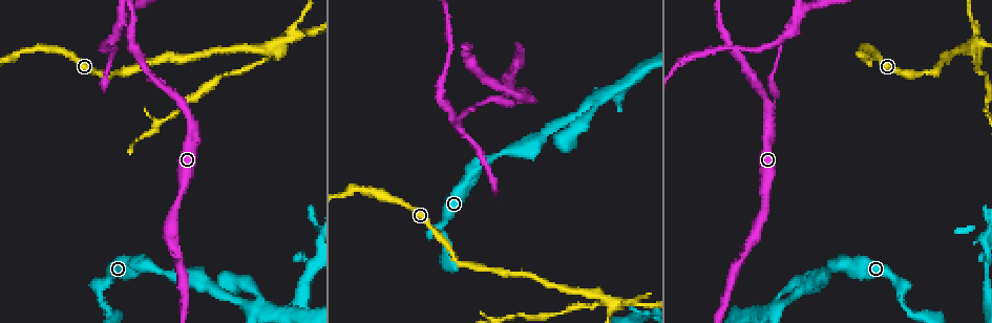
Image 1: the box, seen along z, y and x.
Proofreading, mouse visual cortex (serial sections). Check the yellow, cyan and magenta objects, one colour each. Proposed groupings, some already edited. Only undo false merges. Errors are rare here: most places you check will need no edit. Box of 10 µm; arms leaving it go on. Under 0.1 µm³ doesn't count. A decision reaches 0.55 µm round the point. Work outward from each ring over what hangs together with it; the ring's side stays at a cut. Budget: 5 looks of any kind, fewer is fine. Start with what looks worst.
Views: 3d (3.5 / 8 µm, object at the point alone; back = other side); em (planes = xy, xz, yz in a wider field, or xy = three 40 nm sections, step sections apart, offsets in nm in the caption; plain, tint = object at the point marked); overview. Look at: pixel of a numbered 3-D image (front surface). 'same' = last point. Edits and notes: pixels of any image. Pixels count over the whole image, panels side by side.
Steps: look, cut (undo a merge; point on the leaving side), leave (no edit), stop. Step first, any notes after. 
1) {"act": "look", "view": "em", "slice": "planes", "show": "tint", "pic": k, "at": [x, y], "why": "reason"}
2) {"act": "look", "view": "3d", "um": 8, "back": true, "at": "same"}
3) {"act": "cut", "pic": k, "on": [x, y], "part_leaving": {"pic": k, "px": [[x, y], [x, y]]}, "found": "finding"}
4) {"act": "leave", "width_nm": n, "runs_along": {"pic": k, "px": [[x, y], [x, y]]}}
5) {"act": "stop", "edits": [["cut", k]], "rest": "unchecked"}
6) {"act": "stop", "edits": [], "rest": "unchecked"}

{"act": "look", "view": "3d", "um": 3.5, "pic": 1, "at": [267, 52], "why": "looks like a crossing"}

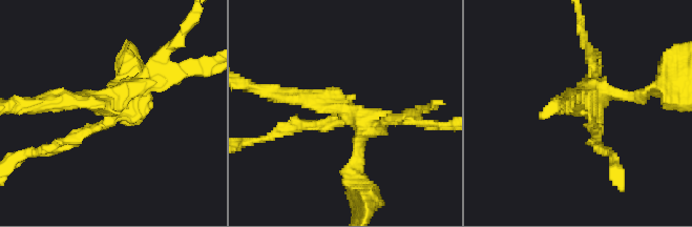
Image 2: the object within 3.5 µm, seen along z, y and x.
{"act": "look", "view": "em", "slice": "planes", "show": "tint", "pic": 2, "at": [117, 108], "why": "shape alone is not enough"}

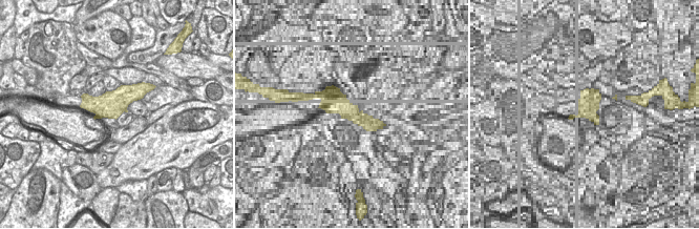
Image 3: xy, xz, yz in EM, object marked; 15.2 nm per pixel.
{"act": "look", "view": "em", "slice": "xy", "step": 5, "show": "tint", "at": "same", "why": "cut it another way"}

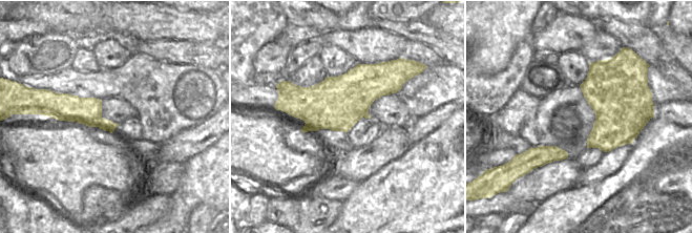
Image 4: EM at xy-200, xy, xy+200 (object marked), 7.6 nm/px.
{"act": "cut", "pic": 2, "on": [308, 123], "arms": 4, "arm_widths_nm": [150, 150, 200, 200], "part_leaving": {"pic": 2, "px": [[350, 115], [350, 120], [267, 137]]}, "found": "a second cell is stuck on"}

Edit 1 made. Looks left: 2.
{"act": "look", "view": "3d", "um": 3.5, "pic": 1, "at": [519, 97], "why": "arms part here"}

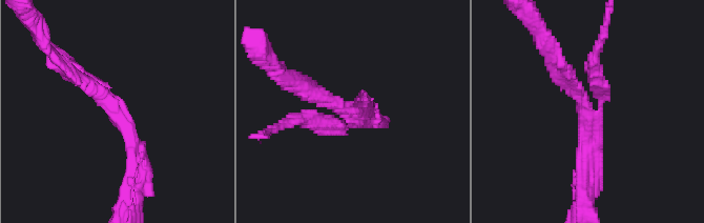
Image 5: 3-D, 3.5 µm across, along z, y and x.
{"act": "look", "view": "em", "slice": "xy", "step": 1, "show": "tint", "pic": 5, "at": [589, 117], "arms": 3, "arm_widths_nm": [200, 250, 250]}

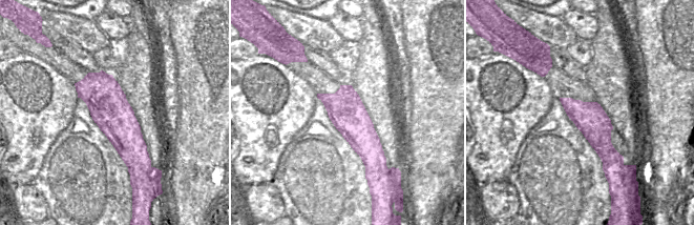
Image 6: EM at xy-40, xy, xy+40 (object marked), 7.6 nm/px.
{"act": "cut", "pic": 5, "on": [324, 130], "found": "two cells meet here"}

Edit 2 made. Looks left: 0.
{"act": "stop", "edits": [["cut", 2], ["cut", 5]], "rest": "unchecked"}

